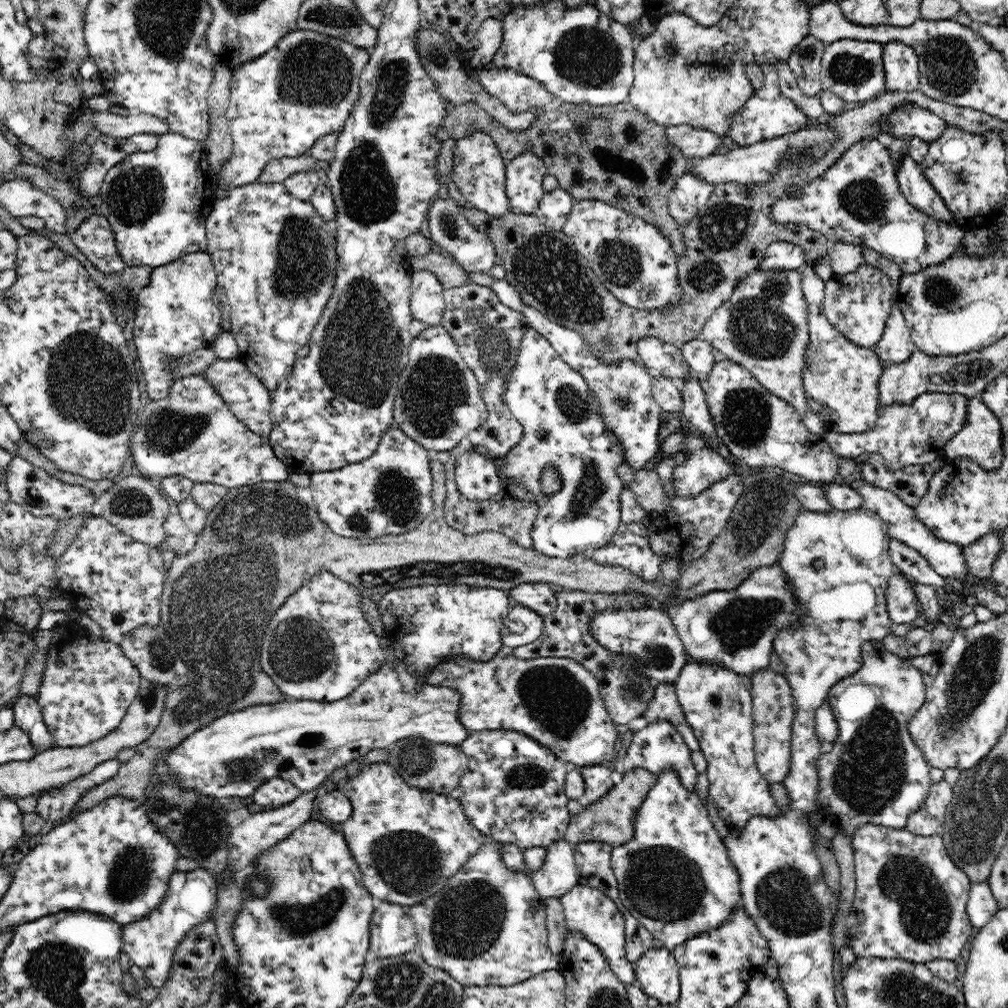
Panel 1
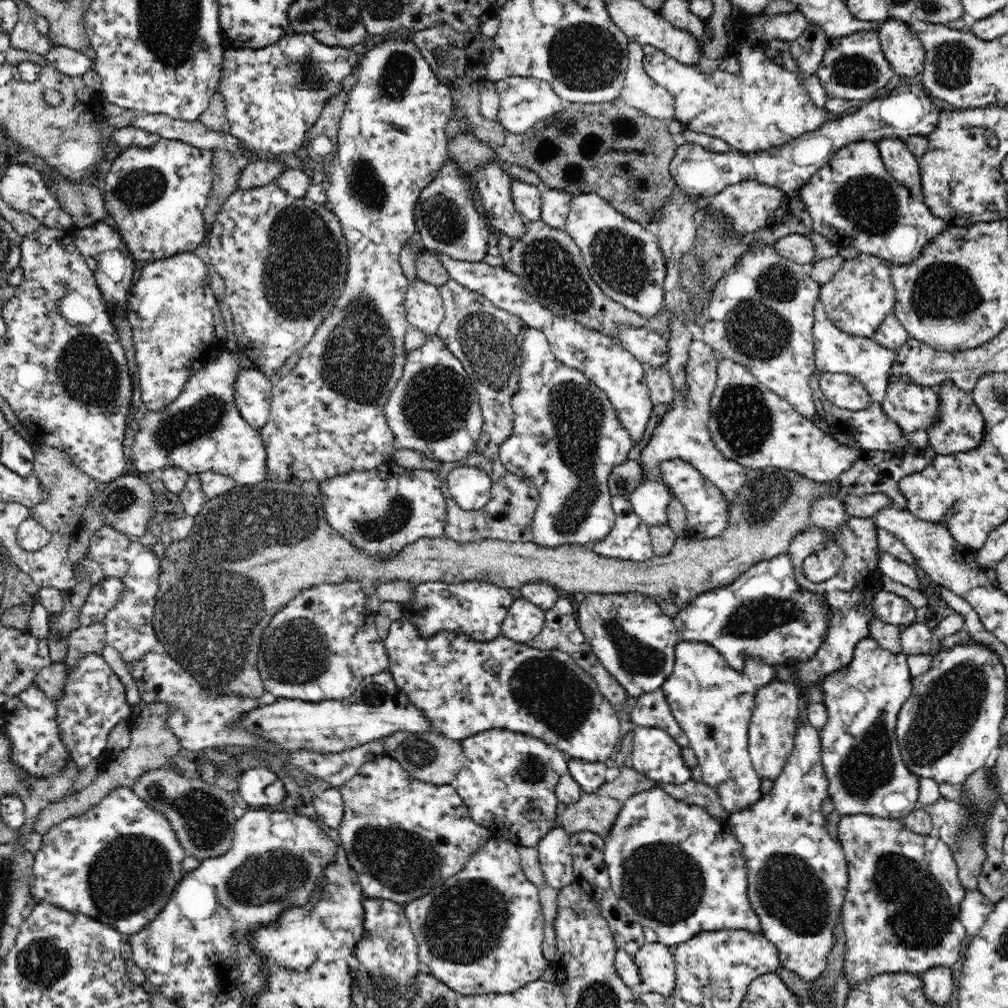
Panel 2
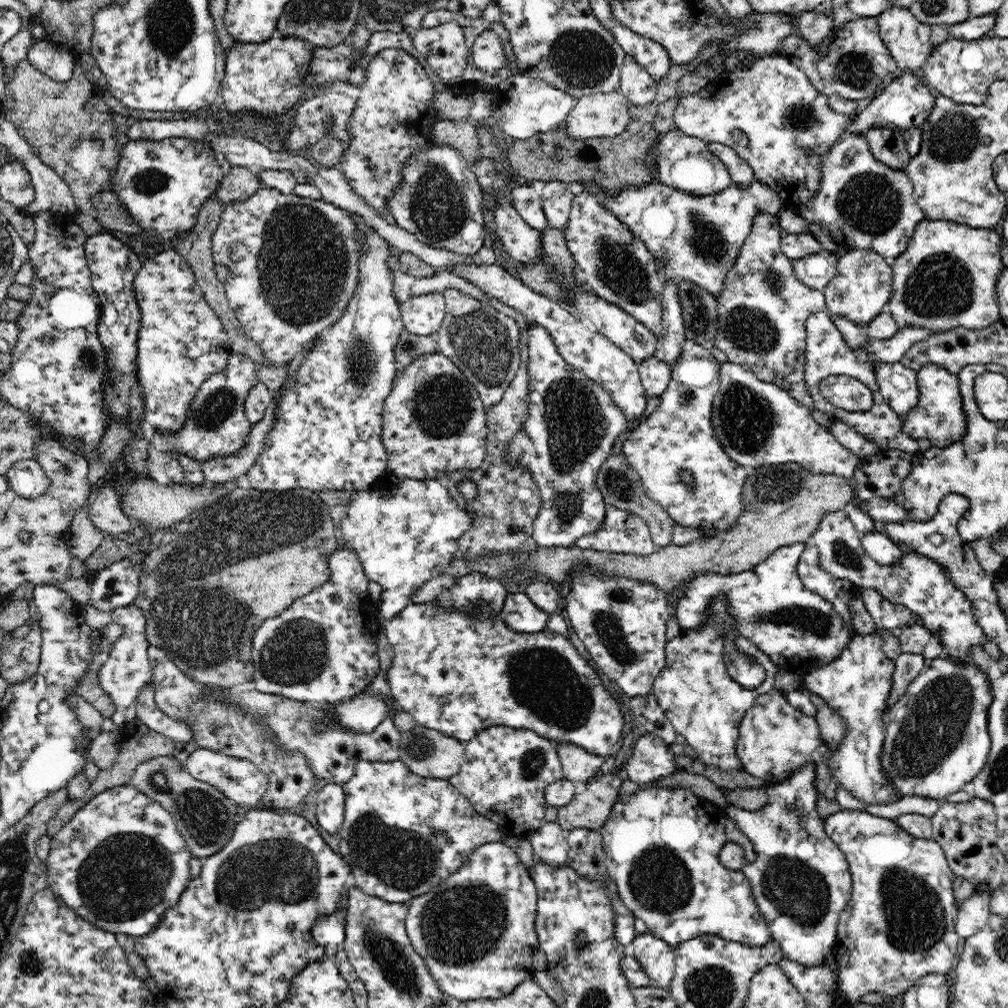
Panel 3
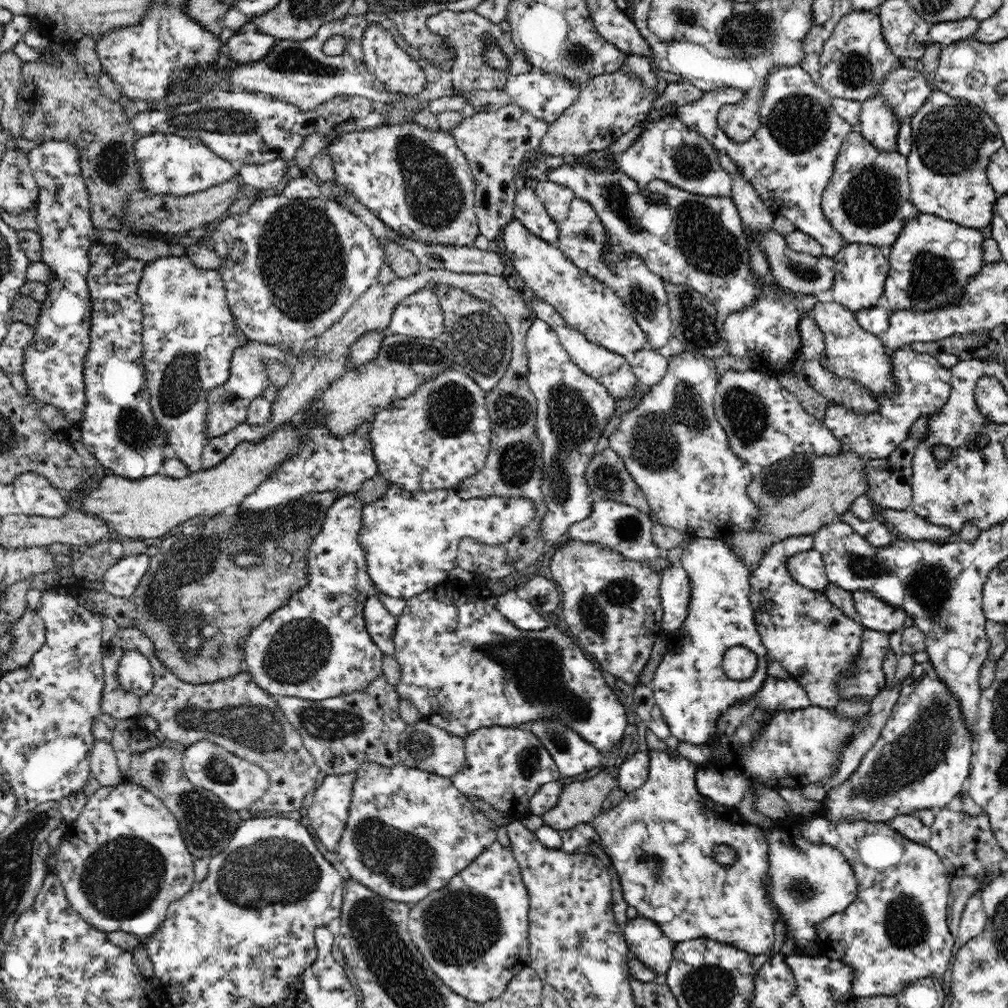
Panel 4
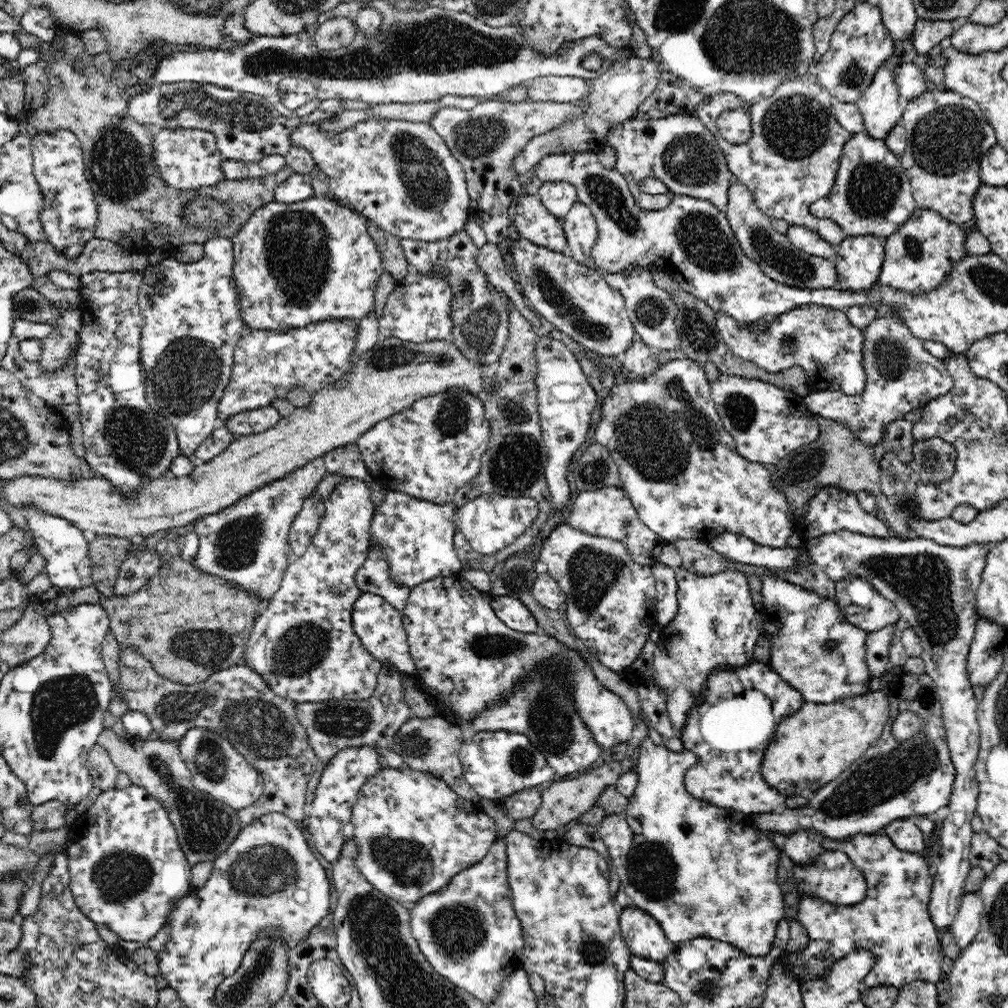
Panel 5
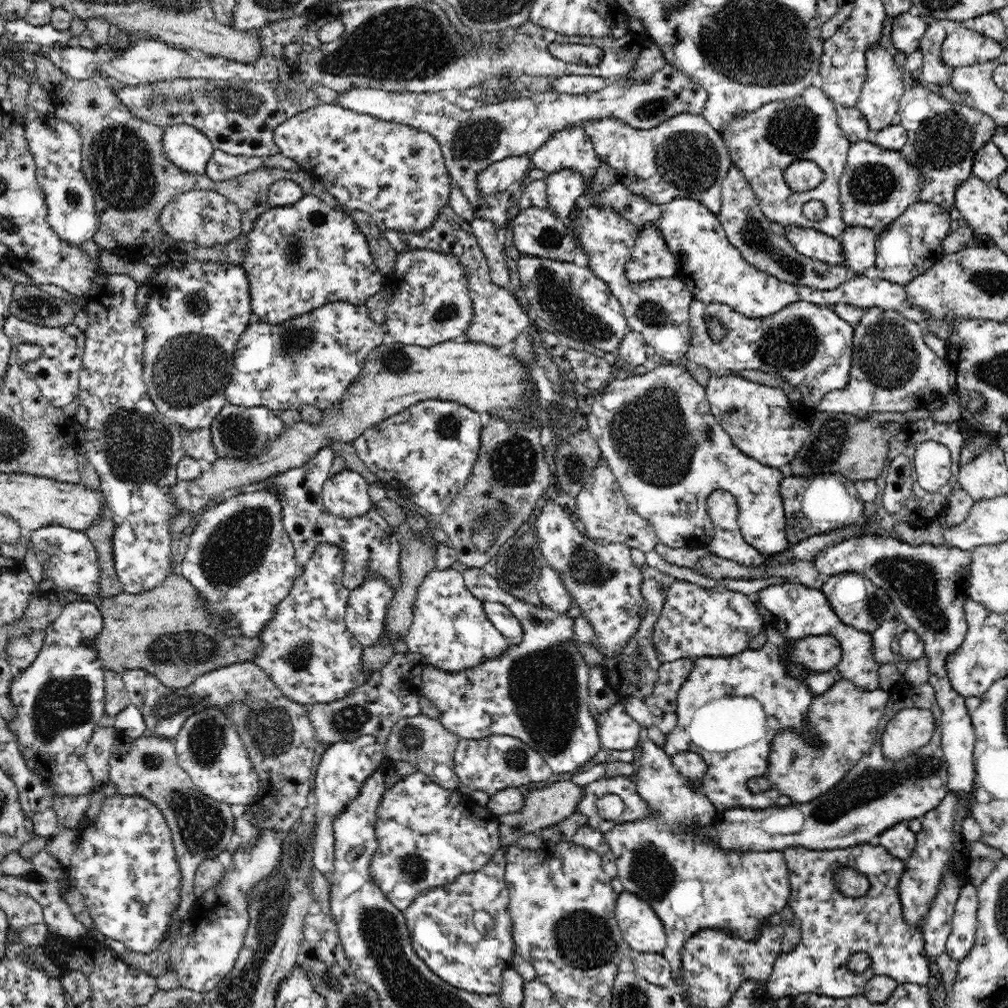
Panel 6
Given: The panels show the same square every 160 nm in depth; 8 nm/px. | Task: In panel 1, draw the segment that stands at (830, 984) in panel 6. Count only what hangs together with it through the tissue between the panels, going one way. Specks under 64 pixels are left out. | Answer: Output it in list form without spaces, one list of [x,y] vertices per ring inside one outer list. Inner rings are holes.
[[[866,823],[858,825],[851,838],[851,846],[856,865],[856,890],[852,902],[853,914],[846,919],[846,926],[848,928],[848,943],[851,945],[855,956],[857,958],[883,958],[884,960],[888,960],[888,958],[900,958],[902,960],[914,961],[916,964],[925,964],[936,959],[955,960],[955,958],[958,958],[960,952],[962,952],[962,948],[966,946],[967,938],[970,938],[974,934],[974,927],[969,921],[966,910],[972,882],[950,859],[940,833],[932,836],[920,836],[912,834],[906,827],[894,829],[884,825]]]

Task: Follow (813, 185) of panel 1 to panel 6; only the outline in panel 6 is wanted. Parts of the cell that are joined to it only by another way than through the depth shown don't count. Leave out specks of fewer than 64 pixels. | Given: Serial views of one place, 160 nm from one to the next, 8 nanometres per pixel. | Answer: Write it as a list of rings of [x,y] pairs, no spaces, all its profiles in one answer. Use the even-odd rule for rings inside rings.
[[[866,140],[851,143],[847,152],[845,169],[839,180],[842,220],[846,227],[862,226],[879,233],[895,218],[898,218],[908,206],[919,201],[918,194],[922,190],[922,184],[924,184],[922,173],[902,157],[900,150],[885,149]]]

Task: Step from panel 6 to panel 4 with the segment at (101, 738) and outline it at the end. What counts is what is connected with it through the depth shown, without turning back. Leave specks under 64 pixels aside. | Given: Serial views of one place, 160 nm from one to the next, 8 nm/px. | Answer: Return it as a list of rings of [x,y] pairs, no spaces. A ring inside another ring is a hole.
[[[95,742],[89,753],[89,770],[101,787],[116,786],[123,781],[112,742]]]

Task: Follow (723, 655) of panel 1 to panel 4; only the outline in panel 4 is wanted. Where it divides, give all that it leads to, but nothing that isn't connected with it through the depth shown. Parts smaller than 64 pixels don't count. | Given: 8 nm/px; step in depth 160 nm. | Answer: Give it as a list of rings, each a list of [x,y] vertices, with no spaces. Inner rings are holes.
[[[800,535],[785,538],[773,544],[768,549],[756,570],[750,574],[750,603],[754,607],[754,622],[760,633],[762,644],[766,647],[767,655],[784,667],[789,676],[799,682],[807,692],[814,706],[834,708],[840,702],[838,682],[848,678],[854,670],[854,662],[860,652],[862,632],[865,626],[858,620],[845,615],[835,604],[830,602],[826,594],[810,591],[798,584],[787,572],[785,562],[789,556],[813,548],[813,535]],[[679,564],[661,572],[659,595],[663,606],[662,633],[667,635],[681,627],[688,614],[689,589],[688,573]]]

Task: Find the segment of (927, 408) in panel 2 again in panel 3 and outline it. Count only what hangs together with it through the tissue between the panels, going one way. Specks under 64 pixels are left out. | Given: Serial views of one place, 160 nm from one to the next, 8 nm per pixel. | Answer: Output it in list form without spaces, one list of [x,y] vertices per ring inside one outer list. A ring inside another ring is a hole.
[[[901,362],[878,363],[875,377],[880,386],[880,395],[900,416],[916,406],[920,393],[915,370]]]

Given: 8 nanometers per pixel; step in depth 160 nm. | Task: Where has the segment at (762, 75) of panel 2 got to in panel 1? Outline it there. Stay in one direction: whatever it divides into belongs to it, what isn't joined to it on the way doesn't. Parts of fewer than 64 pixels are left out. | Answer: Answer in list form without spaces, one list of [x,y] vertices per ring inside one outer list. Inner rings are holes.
[[[768,63],[760,65],[765,76],[765,83],[761,88],[754,89],[752,96],[741,106],[741,109],[731,118],[729,122],[729,131],[727,132],[727,140],[730,143],[738,143],[739,146],[745,147],[762,142],[772,140],[804,129],[808,117],[804,115],[804,111],[792,101],[786,98],[779,89],[779,76],[774,65]]]

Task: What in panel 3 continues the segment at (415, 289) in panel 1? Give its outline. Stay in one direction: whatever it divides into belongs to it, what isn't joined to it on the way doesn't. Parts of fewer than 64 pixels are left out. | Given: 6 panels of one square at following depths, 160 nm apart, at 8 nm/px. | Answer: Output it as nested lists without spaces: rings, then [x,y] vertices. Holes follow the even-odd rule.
[[[442,293],[410,296],[400,305],[406,331],[418,336],[438,333],[446,314],[446,303]]]

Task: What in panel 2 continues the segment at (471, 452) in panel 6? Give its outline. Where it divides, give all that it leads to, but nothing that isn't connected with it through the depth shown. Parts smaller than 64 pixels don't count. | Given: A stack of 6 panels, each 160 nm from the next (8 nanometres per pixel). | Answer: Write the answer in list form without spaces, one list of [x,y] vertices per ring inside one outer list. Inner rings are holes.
[[[437,335],[428,336],[426,342],[407,353],[402,378],[390,393],[384,407],[384,414],[396,440],[402,448],[422,452],[436,462],[454,462],[466,457],[480,440],[483,433],[483,415],[481,414],[479,395],[463,364],[448,350]]]

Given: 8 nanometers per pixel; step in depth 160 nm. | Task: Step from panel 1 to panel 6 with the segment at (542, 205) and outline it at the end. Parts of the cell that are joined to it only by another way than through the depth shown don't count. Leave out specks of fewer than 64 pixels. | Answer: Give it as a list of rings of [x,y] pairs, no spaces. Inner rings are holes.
[[[570,169],[550,173],[545,179],[549,210],[565,222],[575,208],[575,202],[584,193],[584,177]]]

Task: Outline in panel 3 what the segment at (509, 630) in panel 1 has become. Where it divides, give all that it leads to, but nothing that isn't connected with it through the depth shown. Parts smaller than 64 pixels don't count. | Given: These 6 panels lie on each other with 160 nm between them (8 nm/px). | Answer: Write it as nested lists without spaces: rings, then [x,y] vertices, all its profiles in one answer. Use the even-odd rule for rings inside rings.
[[[525,592],[508,593],[504,599],[500,618],[518,633],[534,634],[546,629],[549,613],[540,610]]]

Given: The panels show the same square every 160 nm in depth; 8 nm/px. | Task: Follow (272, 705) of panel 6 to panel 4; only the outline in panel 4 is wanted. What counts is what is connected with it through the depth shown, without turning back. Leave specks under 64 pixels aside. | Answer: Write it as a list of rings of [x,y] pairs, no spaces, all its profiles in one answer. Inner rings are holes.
[[[136,630],[134,636],[138,638],[140,652],[144,652],[154,669],[152,690],[145,695],[132,695],[122,689],[116,675],[120,658],[114,658],[111,648],[106,646],[102,658],[104,690],[100,700],[101,712],[110,714],[116,720],[135,719],[140,714],[151,716],[158,723],[160,734],[170,741],[190,747],[198,740],[210,740],[246,762],[256,764],[268,773],[272,787],[248,808],[254,817],[258,812],[299,811],[306,794],[316,790],[316,780],[321,770],[316,764],[308,764],[315,762],[315,759],[303,746],[298,731],[282,713],[274,696],[256,685],[248,670],[211,683],[184,682],[156,658],[151,638],[141,630]]]

